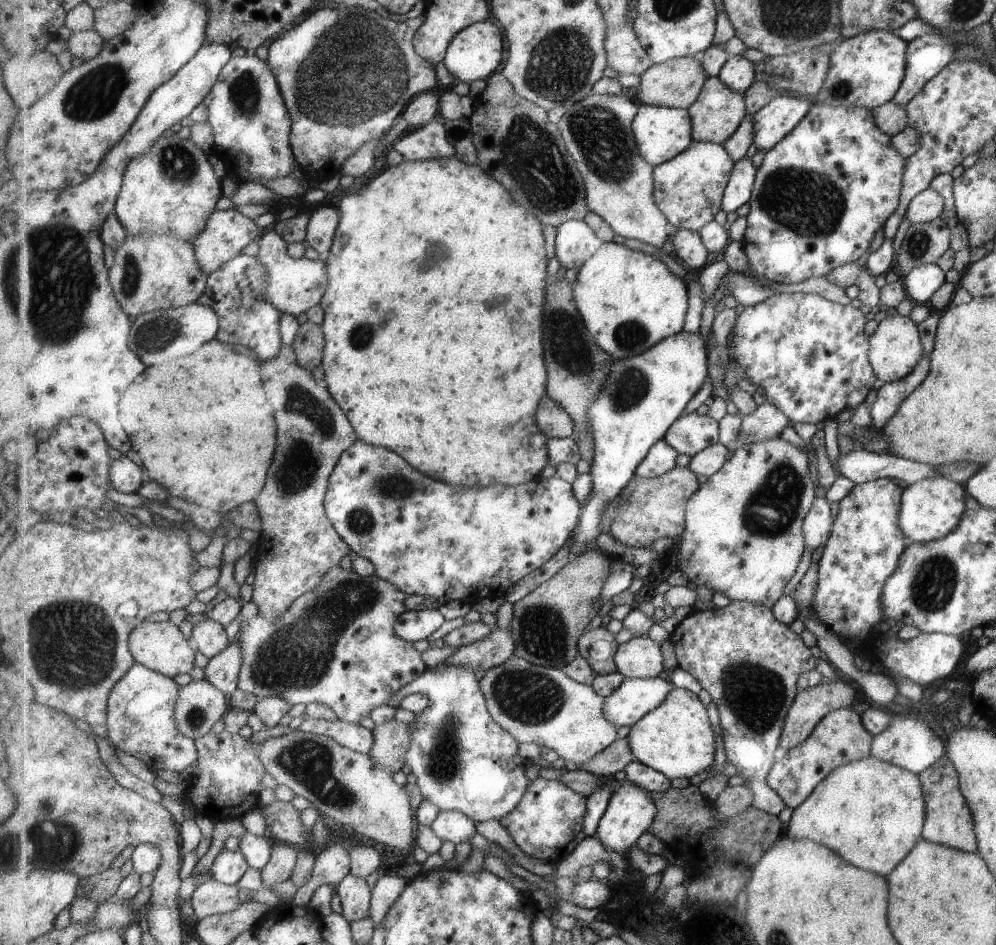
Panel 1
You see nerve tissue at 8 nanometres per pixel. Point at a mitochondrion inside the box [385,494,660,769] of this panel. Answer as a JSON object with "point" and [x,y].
{"point":[529,696]}

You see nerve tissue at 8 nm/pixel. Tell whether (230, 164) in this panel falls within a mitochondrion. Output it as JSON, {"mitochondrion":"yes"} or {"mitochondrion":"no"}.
{"mitochondrion":"no"}

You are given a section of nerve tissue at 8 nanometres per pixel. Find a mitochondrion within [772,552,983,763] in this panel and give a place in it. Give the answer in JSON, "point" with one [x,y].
{"point":[935,583]}

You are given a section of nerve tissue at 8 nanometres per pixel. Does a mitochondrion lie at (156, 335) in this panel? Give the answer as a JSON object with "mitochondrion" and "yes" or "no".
{"mitochondrion":"yes"}

